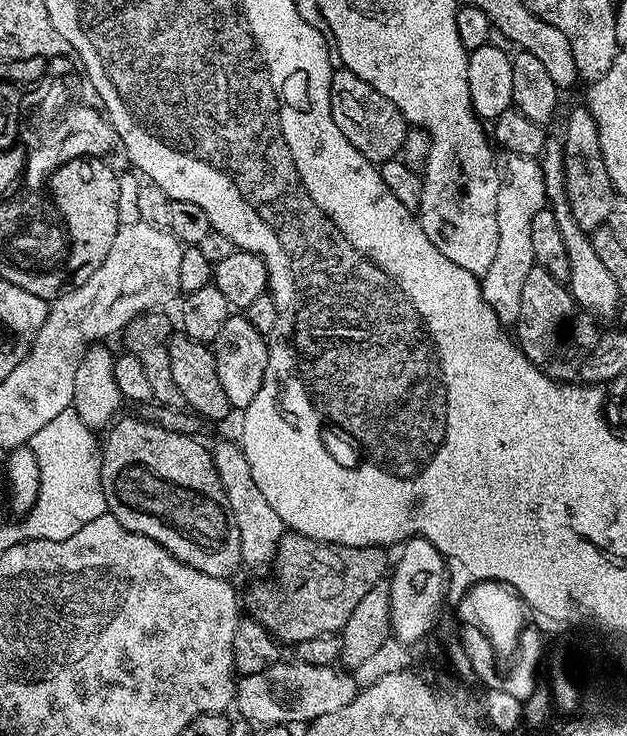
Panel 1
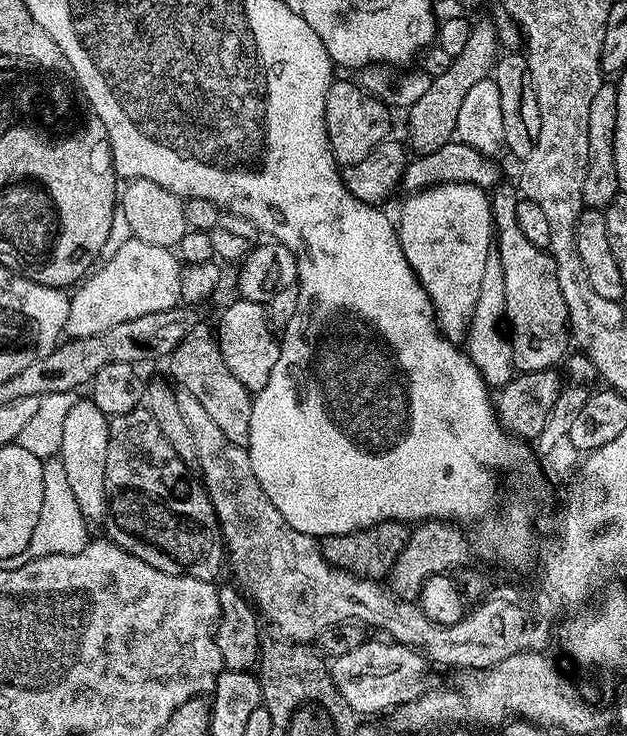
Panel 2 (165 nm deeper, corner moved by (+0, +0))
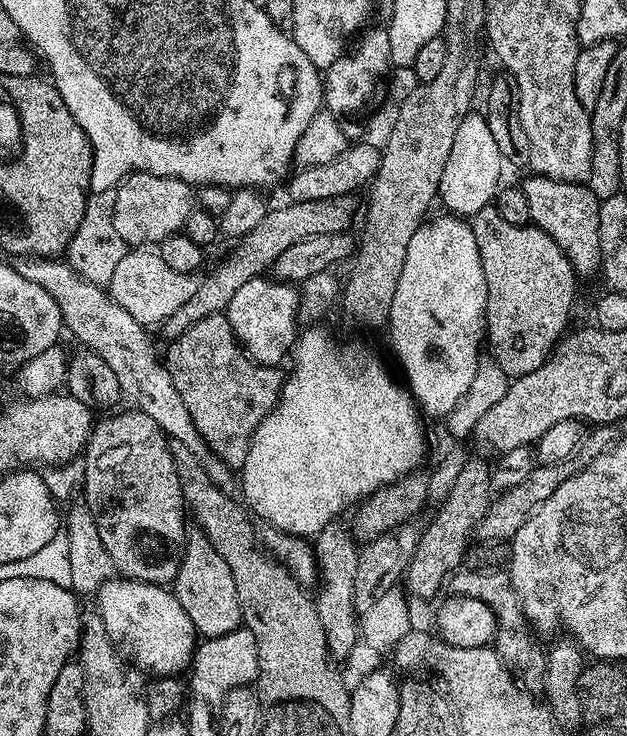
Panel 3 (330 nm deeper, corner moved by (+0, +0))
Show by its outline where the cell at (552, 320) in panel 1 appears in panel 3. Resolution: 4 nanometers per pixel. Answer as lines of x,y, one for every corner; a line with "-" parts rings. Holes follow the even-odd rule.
489,206
471,217
472,233
476,235
478,250
482,258
482,270
486,274
486,344
492,347
491,359
509,378
525,376
530,370
538,370
553,348
560,343
569,327
568,315
572,312
572,303
576,300
578,277
570,266
566,254
544,231
535,226
511,224
502,218
495,206

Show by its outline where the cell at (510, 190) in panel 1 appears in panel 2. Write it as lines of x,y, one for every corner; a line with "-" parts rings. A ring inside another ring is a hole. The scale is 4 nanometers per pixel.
493,250
486,258
486,271
482,273
482,286
478,286
478,302
474,306
472,322
468,325
466,347
476,367
480,369
484,383
489,386
503,386
512,379
512,346
506,339
502,321
506,310
506,278
502,278
502,262
499,252
-
501,328
501,329
500,329
-
472,336
472,337
471,337
-
496,384
496,385
495,385

